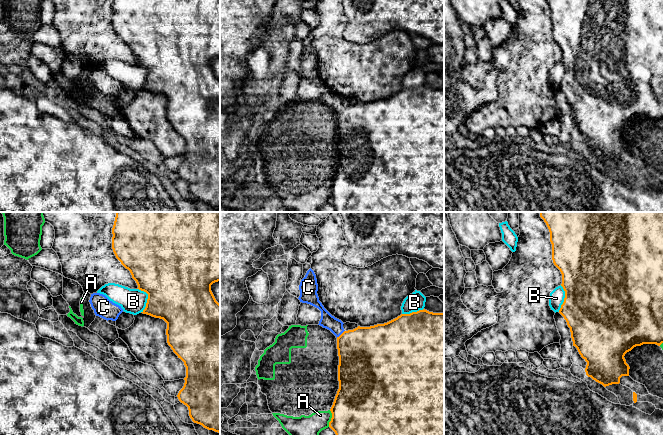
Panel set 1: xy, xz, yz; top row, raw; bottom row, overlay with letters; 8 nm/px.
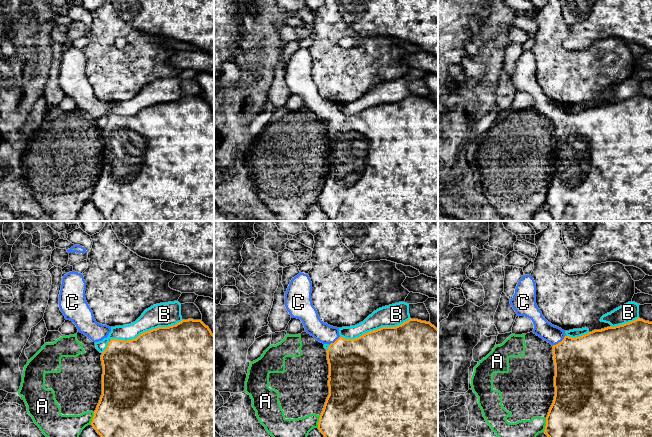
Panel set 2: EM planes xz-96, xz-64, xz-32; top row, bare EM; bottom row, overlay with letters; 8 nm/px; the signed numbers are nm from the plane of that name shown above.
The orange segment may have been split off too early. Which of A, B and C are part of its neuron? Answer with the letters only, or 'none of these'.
C

